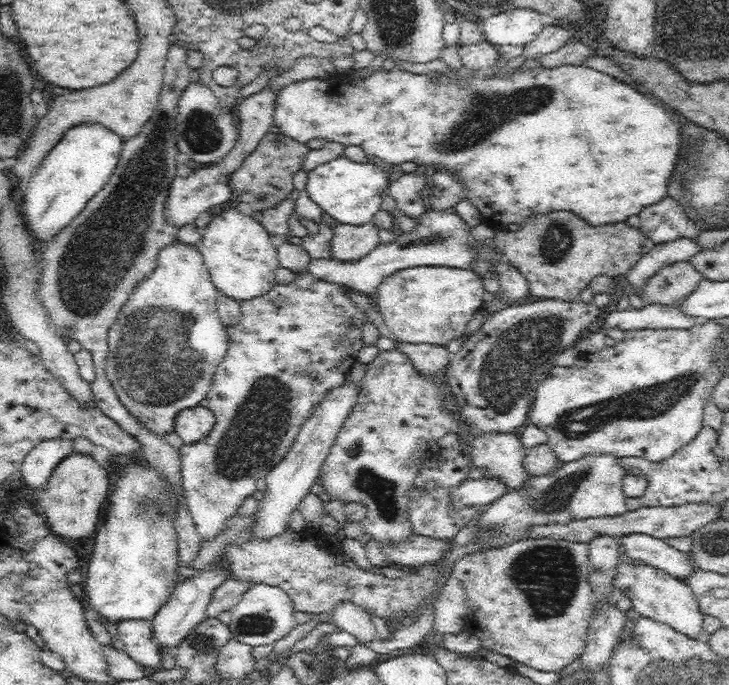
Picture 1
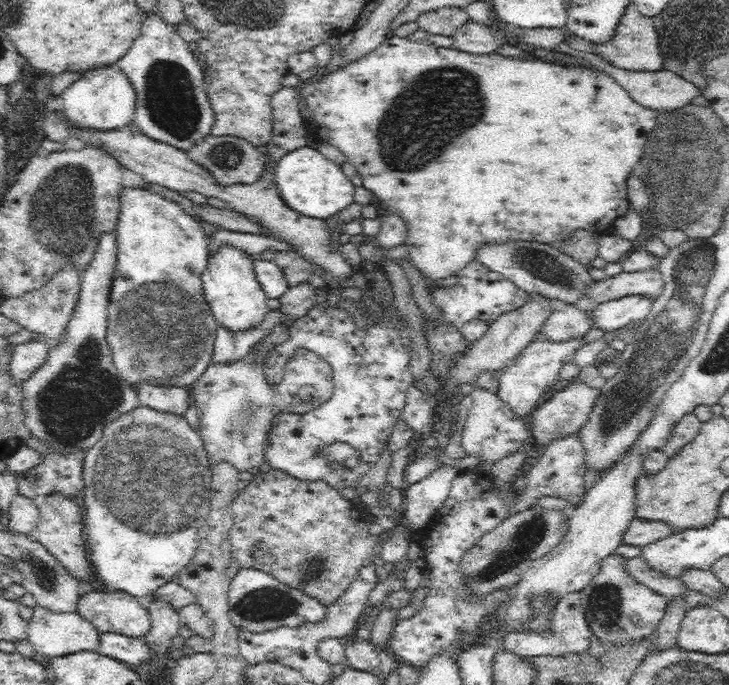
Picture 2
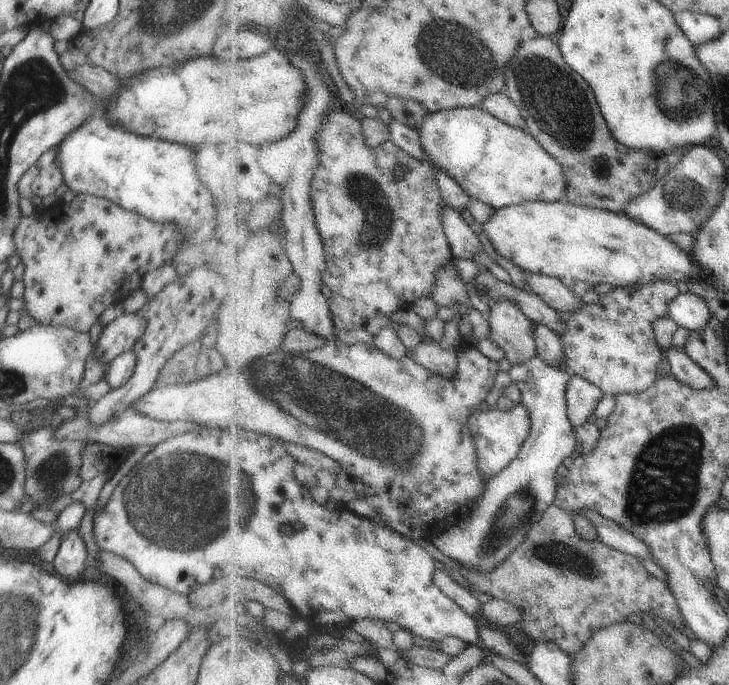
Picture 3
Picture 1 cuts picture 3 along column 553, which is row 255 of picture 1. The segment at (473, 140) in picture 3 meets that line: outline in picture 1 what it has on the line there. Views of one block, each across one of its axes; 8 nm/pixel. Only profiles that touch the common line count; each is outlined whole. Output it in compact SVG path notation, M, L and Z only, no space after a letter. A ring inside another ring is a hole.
M174 237L170 241L158 249L155 254L155 266L151 274L146 278L139 279L138 282L132 286L128 293L127 299L117 312L117 317L110 323L107 332L107 353L105 371L116 391L118 391L120 400L124 406L137 418L140 418L150 429L156 433L164 434L166 431L172 431L174 428L174 415L182 410L184 407L191 407L198 405L198 402L205 398L206 393L211 387L213 378L218 363L221 361L223 354L226 352L227 342L229 341L229 334L227 328L221 323L220 317L217 314L218 298L221 295L216 286L211 282L210 274L203 263L203 256L198 244L188 244L179 237Z

